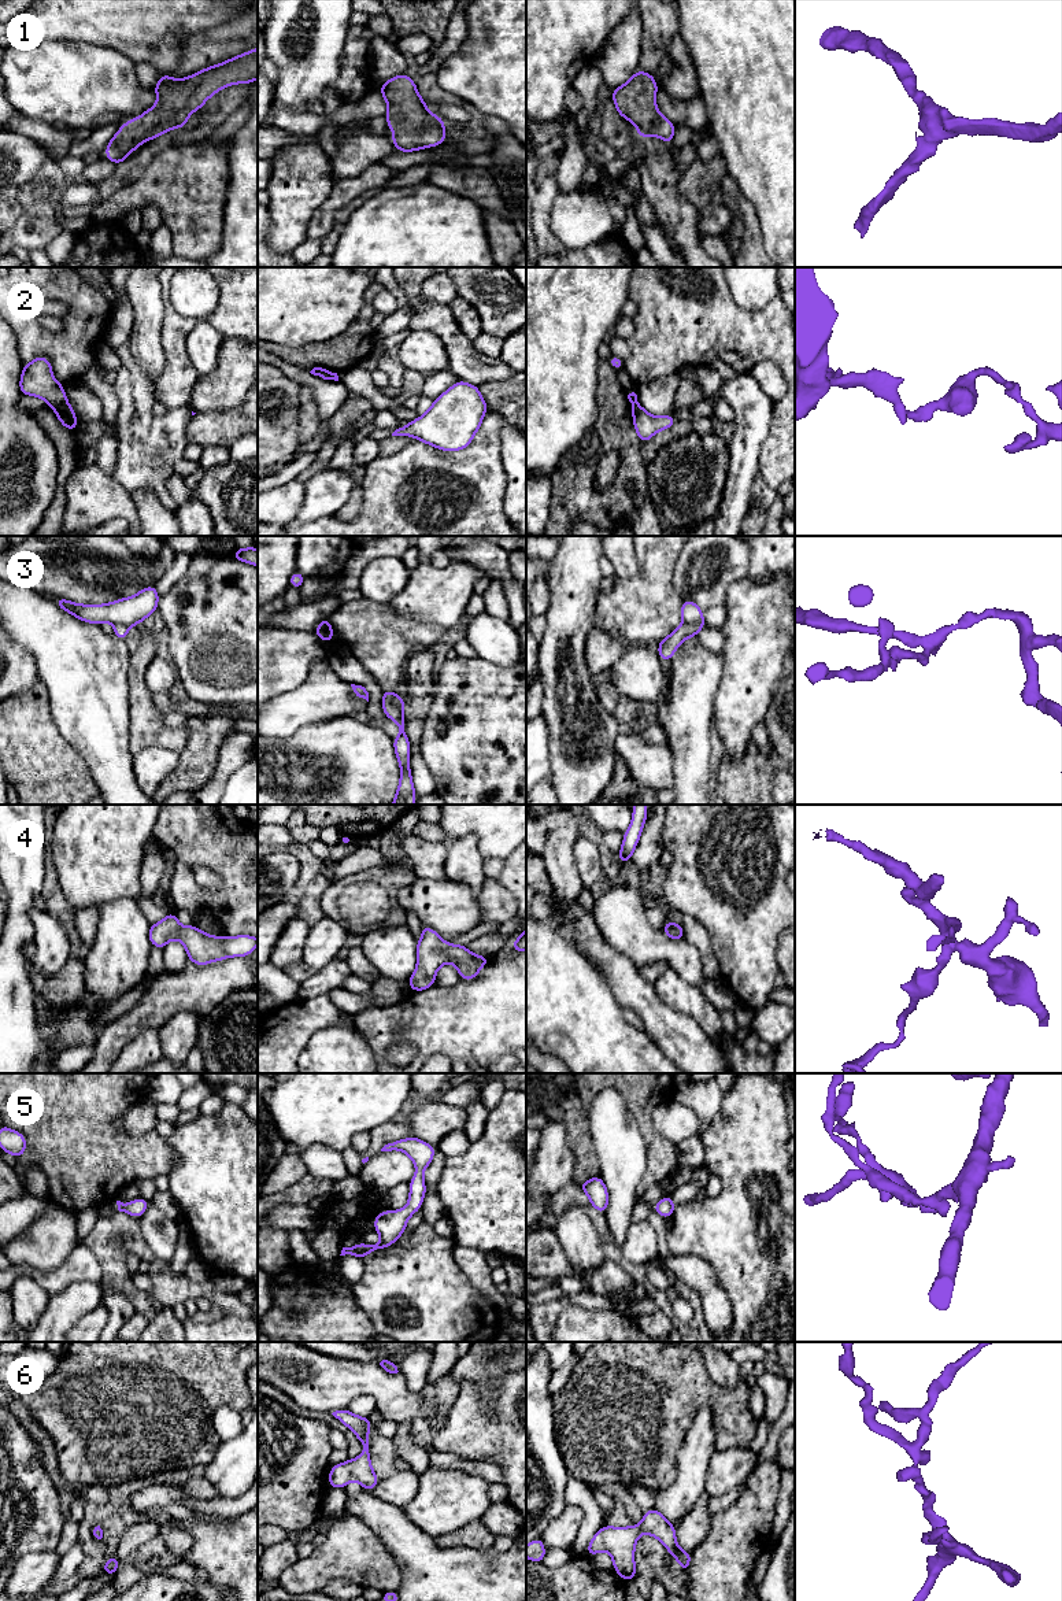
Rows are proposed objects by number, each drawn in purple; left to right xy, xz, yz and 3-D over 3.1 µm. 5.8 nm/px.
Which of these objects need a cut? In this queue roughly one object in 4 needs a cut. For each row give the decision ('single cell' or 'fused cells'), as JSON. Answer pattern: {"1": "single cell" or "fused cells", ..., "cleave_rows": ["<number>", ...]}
{"1": "single cell", "2": "fused cells", "3": "fused cells", "4": "single cell", "5": "single cell", "6": "single cell", "cleave_rows": ["2", "3"]}

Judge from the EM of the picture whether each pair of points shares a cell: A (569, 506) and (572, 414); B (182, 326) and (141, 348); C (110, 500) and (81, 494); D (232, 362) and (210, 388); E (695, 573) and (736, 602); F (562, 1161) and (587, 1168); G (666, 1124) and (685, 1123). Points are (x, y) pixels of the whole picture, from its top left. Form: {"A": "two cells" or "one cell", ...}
{"A": "two cells", "B": "two cells", "C": "one cell", "D": "one cell", "E": "two cells", "F": "two cells", "G": "one cell"}

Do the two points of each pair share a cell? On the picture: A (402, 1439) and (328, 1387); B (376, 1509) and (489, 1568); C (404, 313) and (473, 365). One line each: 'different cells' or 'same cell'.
A: different cells
B: same cell
C: different cells

